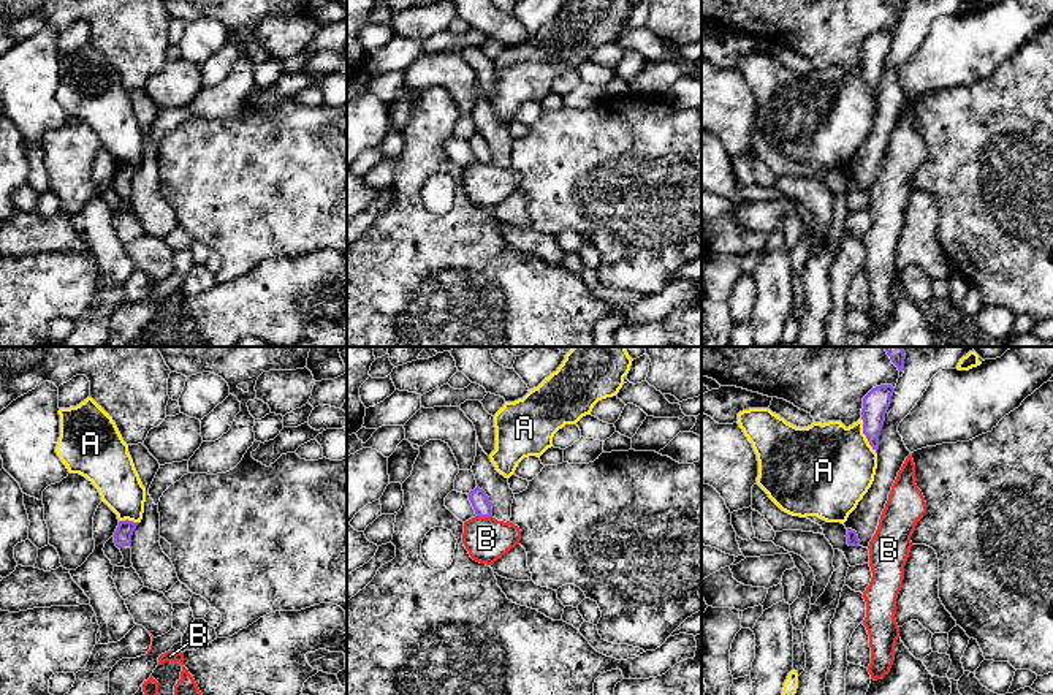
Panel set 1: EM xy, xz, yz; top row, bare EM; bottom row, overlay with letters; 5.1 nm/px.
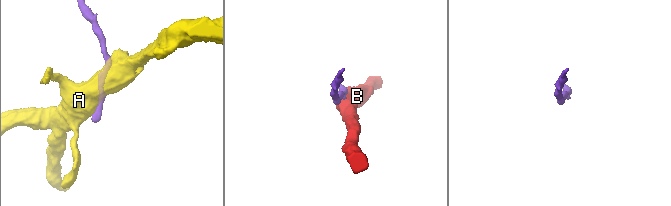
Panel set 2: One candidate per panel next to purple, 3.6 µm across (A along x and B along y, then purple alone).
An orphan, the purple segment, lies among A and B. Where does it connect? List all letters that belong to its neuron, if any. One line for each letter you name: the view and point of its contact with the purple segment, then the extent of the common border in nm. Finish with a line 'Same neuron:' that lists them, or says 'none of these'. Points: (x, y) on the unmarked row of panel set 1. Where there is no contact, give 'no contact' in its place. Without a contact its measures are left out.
Same neuron: none of these

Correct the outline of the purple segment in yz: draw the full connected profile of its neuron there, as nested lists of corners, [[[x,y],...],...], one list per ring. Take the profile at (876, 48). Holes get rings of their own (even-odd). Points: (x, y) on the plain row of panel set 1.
[[[880,30],[872,33],[863,43],[863,79],[876,98],[879,95],[879,81],[885,66],[885,59],[891,49],[893,38],[895,33],[891,30]]]

